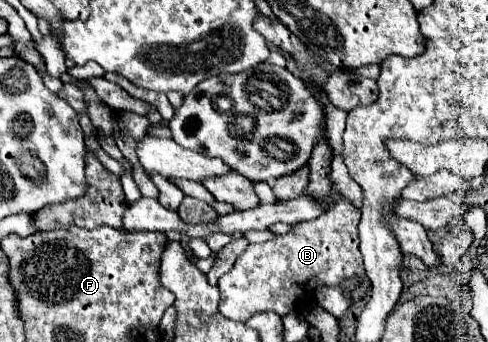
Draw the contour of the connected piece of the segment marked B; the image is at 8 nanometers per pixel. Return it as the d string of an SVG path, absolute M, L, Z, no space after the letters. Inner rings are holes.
M340 198L336 204L332 204L332 208L328 208L328 212L324 212L324 216L316 218L316 220L308 220L308 222L298 222L292 226L290 232L286 234L278 234L276 238L268 240L268 242L260 242L260 244L248 244L248 248L244 250L244 254L240 254L232 266L230 272L226 272L220 280L218 280L218 288L222 294L222 302L220 302L220 310L224 312L224 316L228 316L230 320L248 320L250 316L258 314L258 312L266 312L272 310L280 316L286 316L290 312L296 310L296 306L306 300L312 298L314 290L318 290L320 286L334 286L338 288L344 296L350 298L350 302L358 302L366 296L368 288L370 288L370 280L366 276L364 270L364 262L362 262L362 254L360 254L360 238L358 238L358 222L360 222L360 212L352 206L350 200ZM356 278L354 288L342 288L344 280L352 280Z

